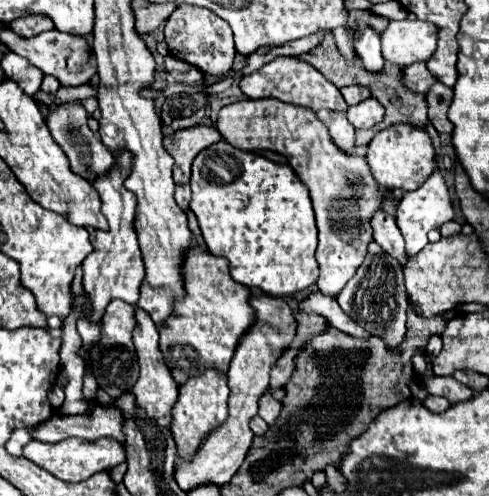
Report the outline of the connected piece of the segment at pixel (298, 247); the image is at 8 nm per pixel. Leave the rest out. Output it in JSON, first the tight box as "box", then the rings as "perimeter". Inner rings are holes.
{"box":[190,140,318,296],"perimeter":[[[226,140],[202,150],[192,164],[192,200],[190,210],[198,218],[200,232],[208,250],[224,256],[230,264],[232,278],[248,288],[260,288],[270,296],[290,296],[312,286],[318,280],[318,264],[314,258],[318,230],[308,188],[300,182],[288,164],[272,162],[254,152],[242,152]]]}

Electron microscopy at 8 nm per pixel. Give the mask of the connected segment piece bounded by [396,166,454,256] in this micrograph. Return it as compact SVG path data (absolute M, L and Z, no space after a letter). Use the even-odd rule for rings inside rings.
M436 166L434 174L414 192L406 192L404 198L400 200L398 204L398 216L396 216L396 222L398 222L398 228L406 240L406 252L408 256L414 256L418 254L424 246L426 246L426 234L432 230L432 228L440 228L444 222L452 220L454 218L454 208L452 208L452 200L448 196L448 188L446 188L446 182Z

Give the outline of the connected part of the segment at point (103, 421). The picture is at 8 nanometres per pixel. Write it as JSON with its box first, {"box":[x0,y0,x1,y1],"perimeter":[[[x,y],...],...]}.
{"box":[32,406,124,442],"perimeter":[[[96,406],[94,412],[78,414],[78,416],[50,416],[50,420],[42,422],[34,432],[32,438],[40,442],[60,442],[70,436],[84,438],[84,440],[98,440],[98,438],[114,438],[124,442],[122,432],[122,414],[116,408]]]}

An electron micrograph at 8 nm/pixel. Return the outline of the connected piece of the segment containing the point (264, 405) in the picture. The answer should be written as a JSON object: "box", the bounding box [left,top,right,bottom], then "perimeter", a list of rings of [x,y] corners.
{"box":[258,390,282,424],"perimeter":[[[268,390],[268,392],[264,392],[264,396],[258,402],[258,416],[262,416],[266,420],[266,424],[272,424],[280,416],[280,408],[282,408],[282,404]]]}

